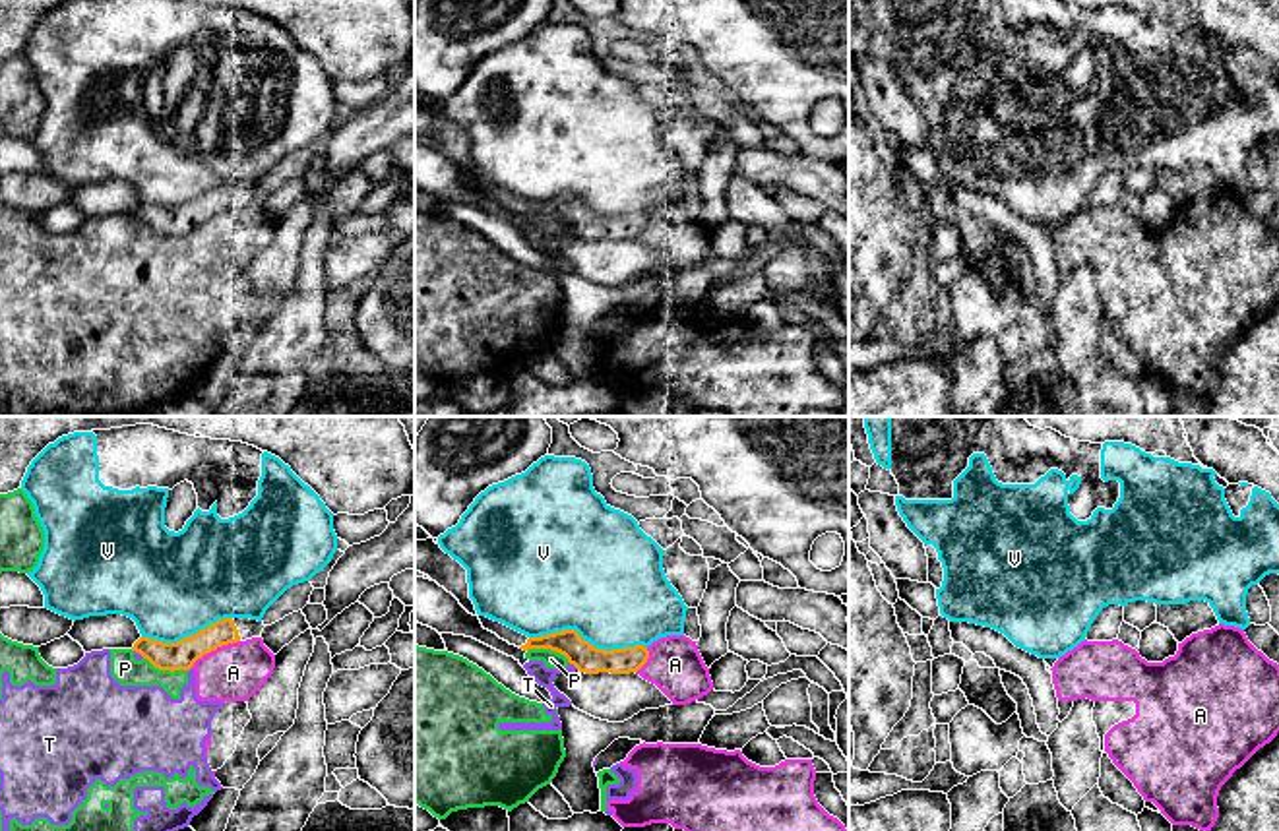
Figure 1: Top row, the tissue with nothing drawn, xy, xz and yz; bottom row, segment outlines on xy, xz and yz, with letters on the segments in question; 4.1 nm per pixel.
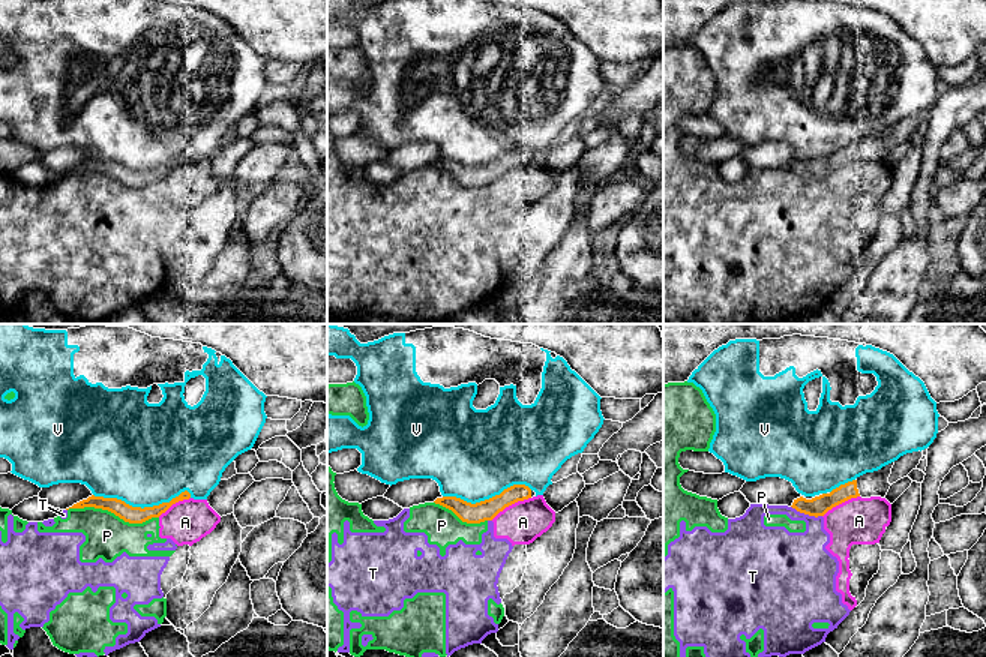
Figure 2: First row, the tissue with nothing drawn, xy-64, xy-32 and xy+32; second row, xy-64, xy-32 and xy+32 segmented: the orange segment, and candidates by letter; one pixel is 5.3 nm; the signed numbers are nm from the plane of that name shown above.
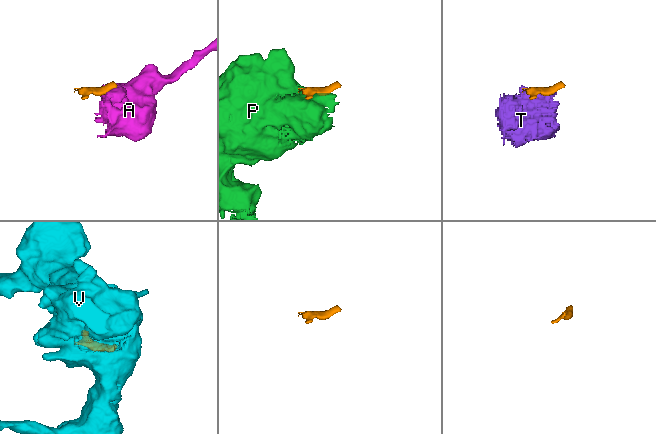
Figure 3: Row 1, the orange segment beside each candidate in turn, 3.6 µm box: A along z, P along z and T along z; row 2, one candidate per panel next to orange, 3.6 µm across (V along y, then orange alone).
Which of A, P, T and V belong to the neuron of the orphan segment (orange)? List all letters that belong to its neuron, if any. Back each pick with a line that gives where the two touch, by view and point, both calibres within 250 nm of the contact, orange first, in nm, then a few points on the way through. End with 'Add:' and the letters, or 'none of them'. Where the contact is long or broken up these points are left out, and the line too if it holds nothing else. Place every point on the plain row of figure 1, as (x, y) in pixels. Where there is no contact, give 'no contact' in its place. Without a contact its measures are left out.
Add: none of them

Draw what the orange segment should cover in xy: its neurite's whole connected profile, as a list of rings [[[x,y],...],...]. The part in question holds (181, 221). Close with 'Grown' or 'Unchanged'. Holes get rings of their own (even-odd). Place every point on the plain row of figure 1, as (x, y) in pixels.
[[[225,184],[176,209],[140,203],[132,217],[140,219],[159,236],[190,236],[198,225],[217,213],[262,203],[264,194],[264,188],[258,186]]]. Grown

